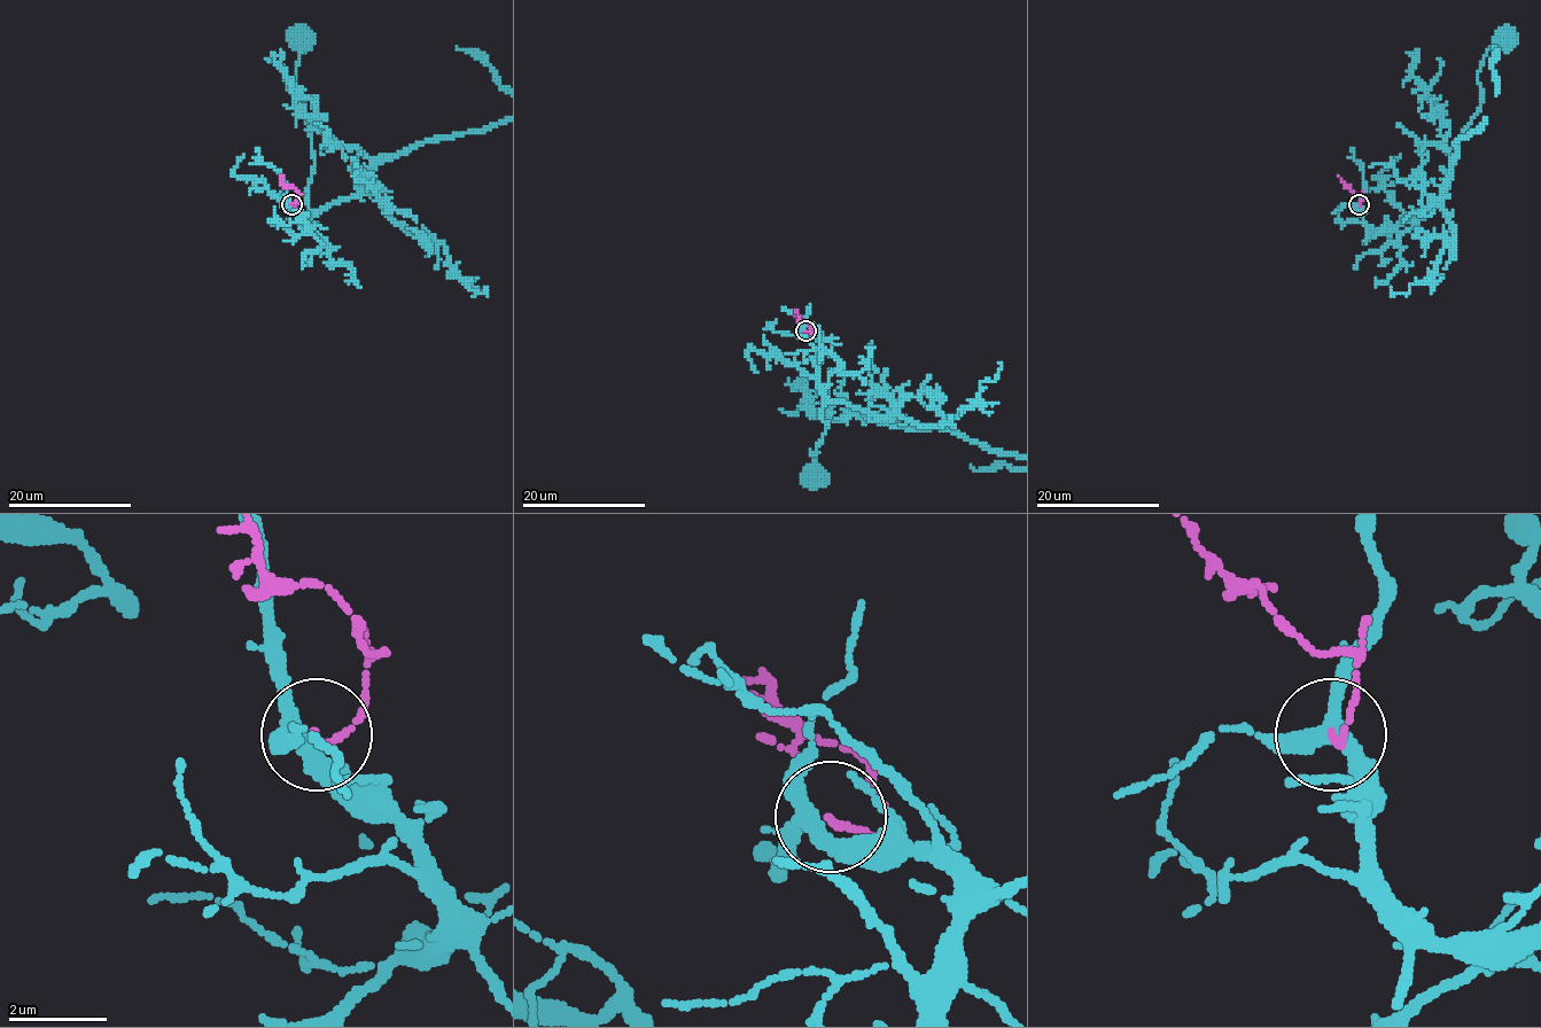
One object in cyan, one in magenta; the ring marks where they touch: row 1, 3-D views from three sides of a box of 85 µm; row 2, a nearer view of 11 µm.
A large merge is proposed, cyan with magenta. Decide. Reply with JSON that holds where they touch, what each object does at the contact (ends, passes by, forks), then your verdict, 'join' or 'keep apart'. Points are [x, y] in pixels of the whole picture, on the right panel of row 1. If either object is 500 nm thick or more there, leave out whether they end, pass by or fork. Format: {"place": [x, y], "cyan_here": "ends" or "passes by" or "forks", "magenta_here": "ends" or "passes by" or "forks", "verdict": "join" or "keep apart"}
{"place": [1359, 204], "cyan_here": "forks", "magenta_here": "ends", "verdict": "keep apart"}

